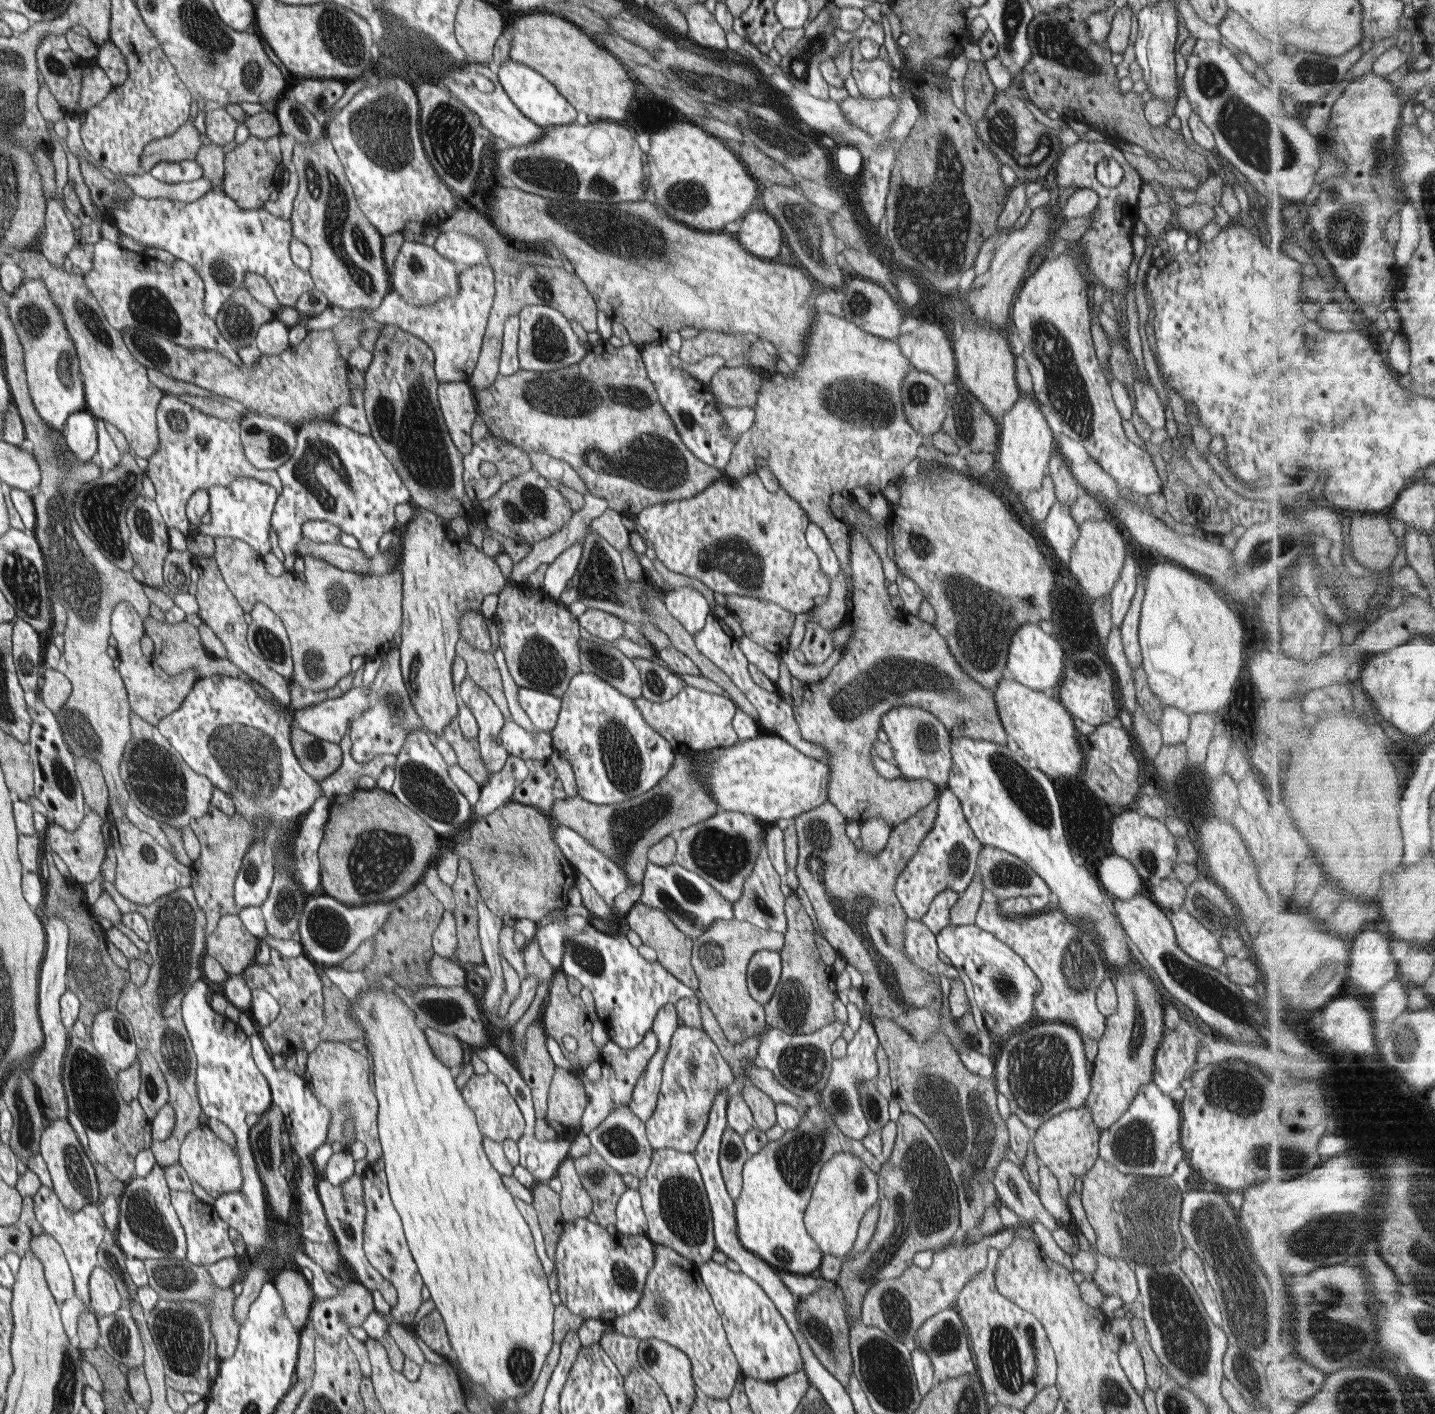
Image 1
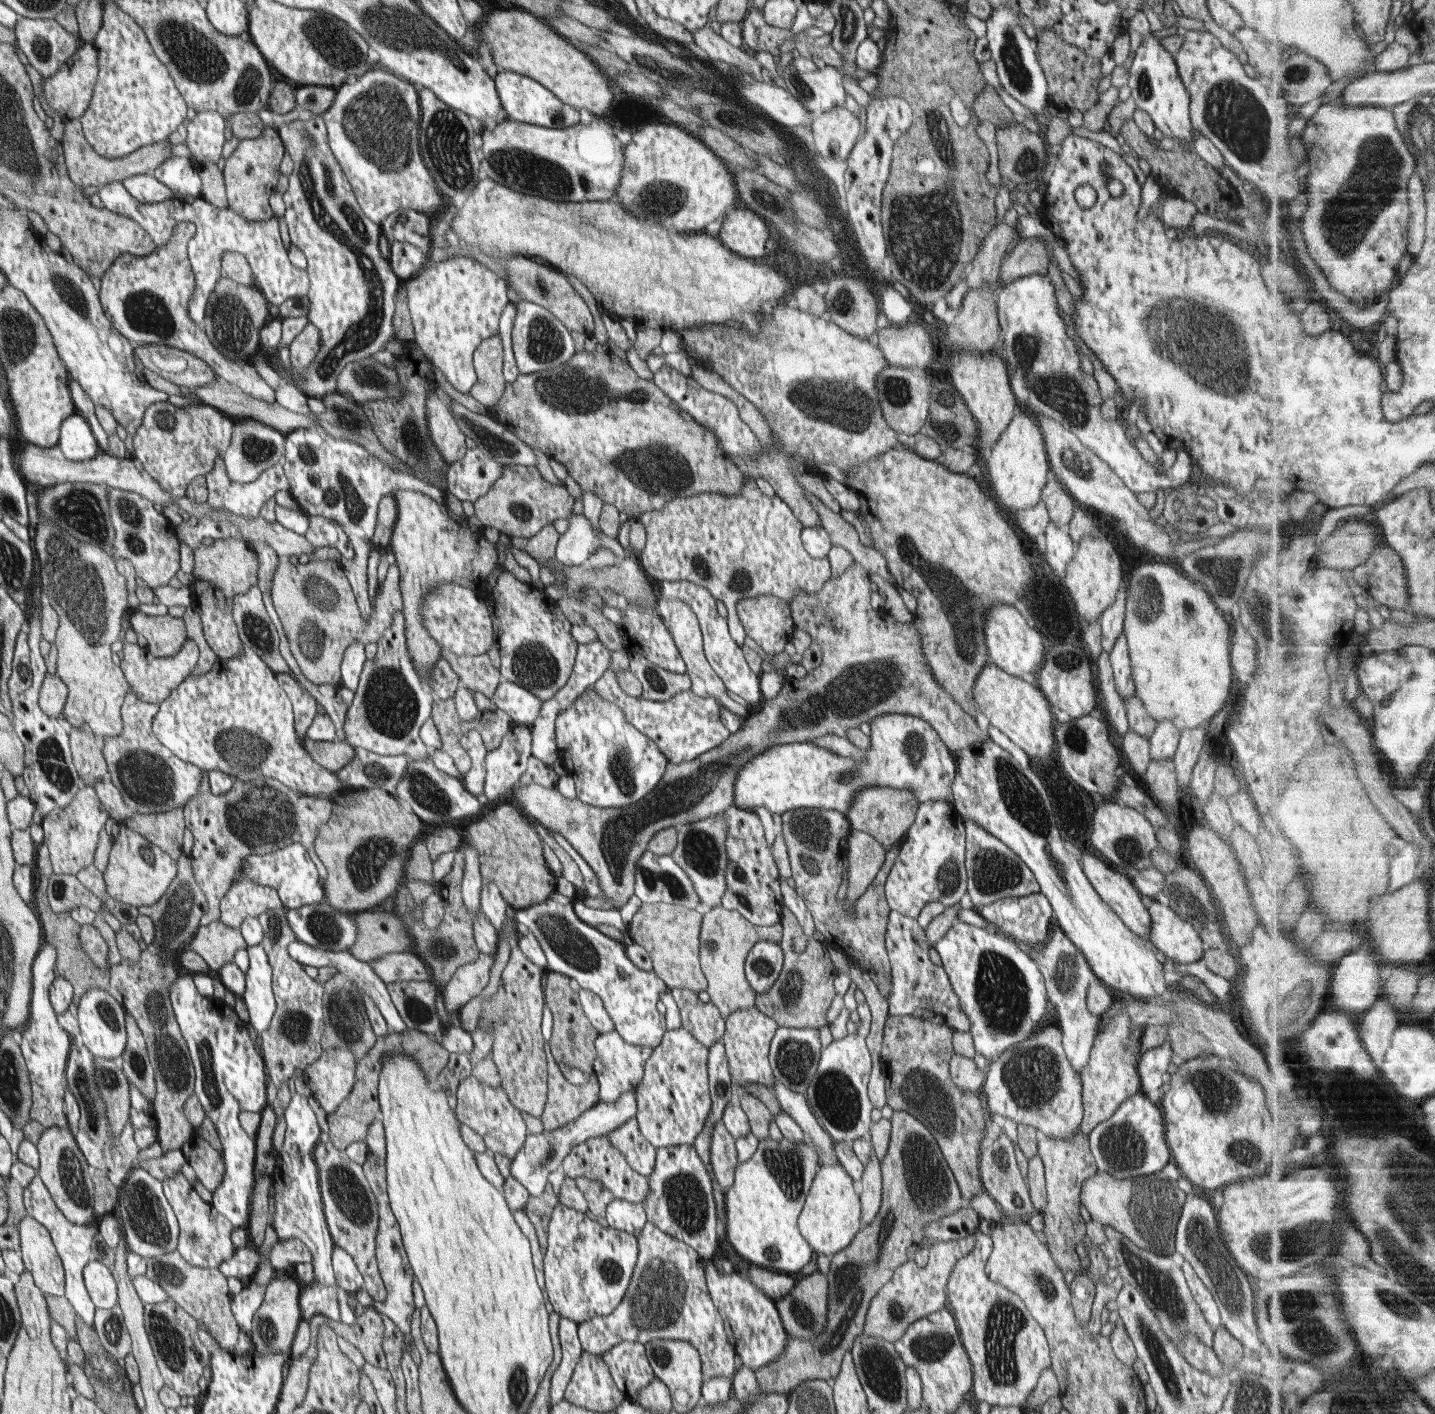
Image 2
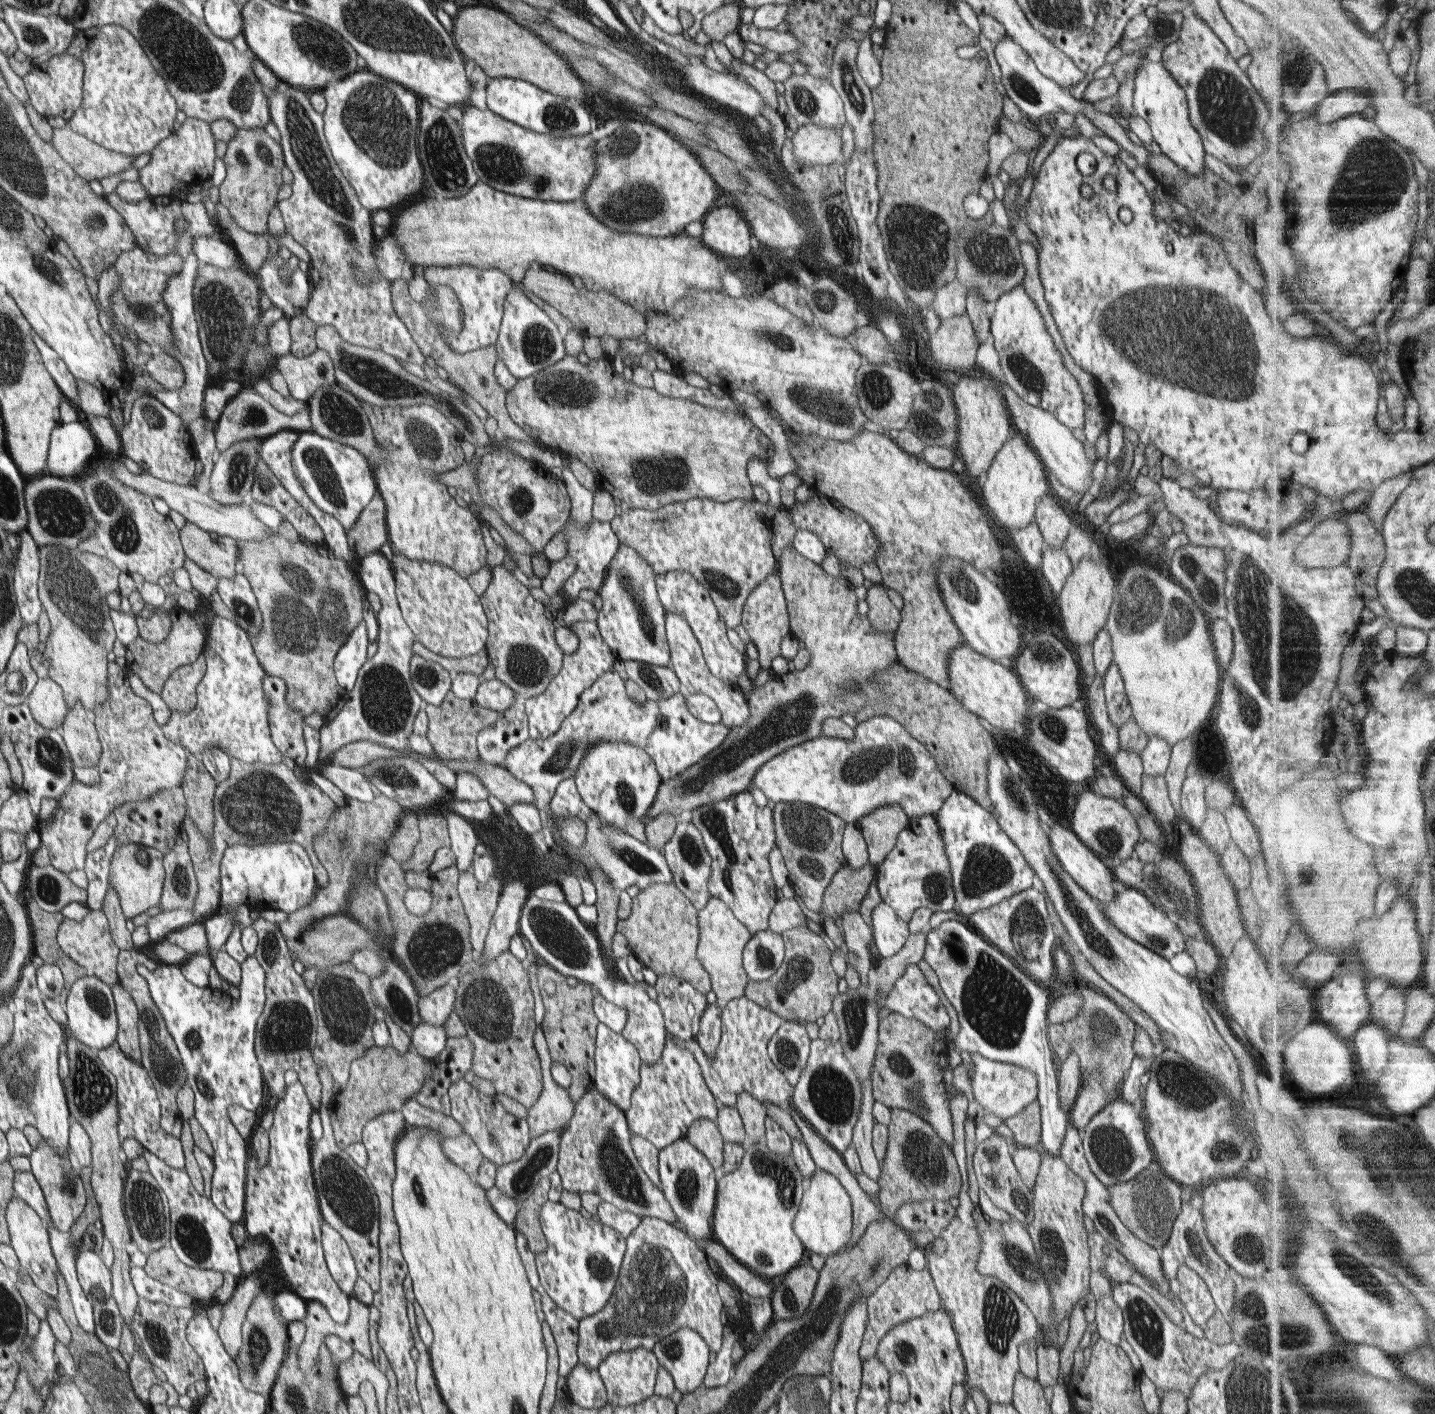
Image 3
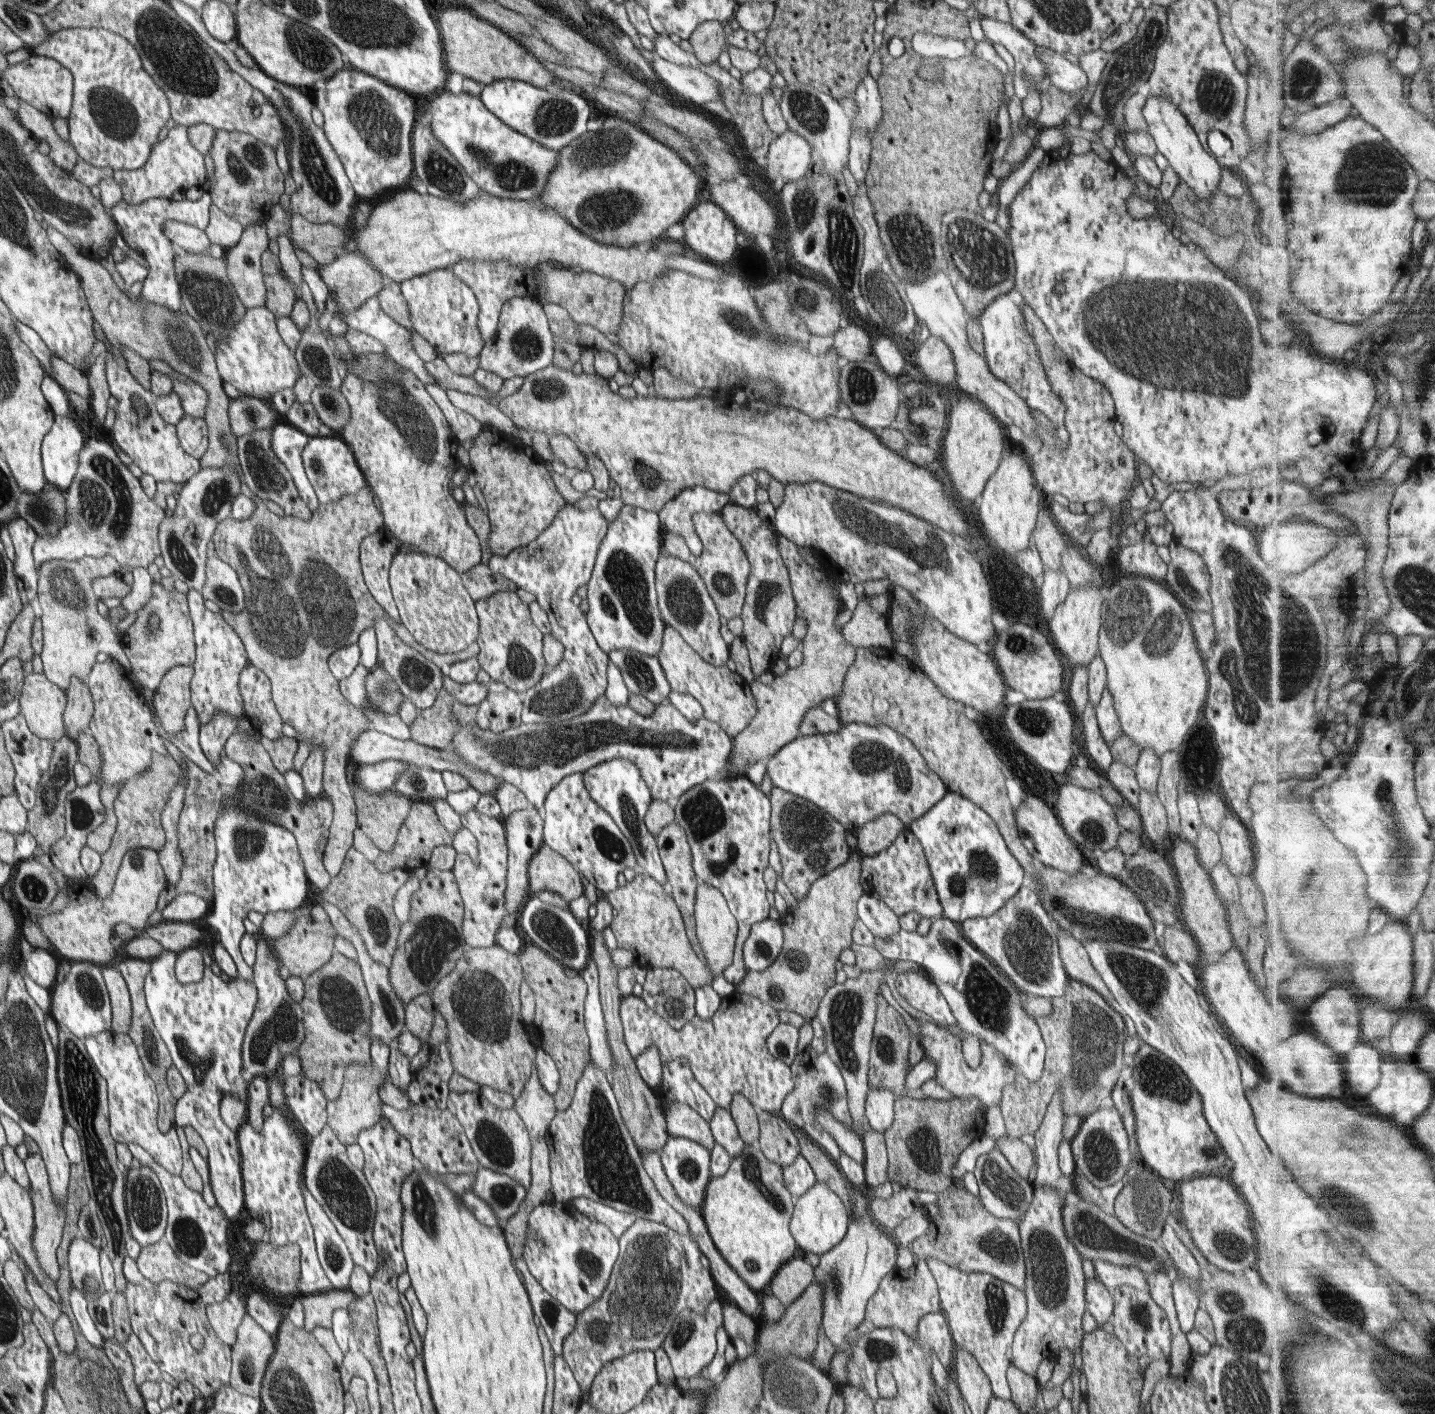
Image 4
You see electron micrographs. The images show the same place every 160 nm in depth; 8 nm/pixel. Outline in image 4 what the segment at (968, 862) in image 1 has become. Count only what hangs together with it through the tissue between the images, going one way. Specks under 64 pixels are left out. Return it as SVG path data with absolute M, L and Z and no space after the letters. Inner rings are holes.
M910 829L902 831L888 848L874 856L865 856L859 851L853 853L861 856L861 885L865 894L885 902L896 916L900 918L904 914L916 912L921 918L933 919L934 916L942 915L940 897L924 847Z

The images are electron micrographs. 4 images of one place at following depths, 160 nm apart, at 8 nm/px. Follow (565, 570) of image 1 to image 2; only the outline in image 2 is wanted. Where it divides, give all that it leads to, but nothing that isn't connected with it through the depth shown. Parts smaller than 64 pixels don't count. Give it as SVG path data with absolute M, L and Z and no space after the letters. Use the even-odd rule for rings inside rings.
M570 515L570 518L568 530L561 535L556 545L555 558L562 564L578 566L587 562L590 554L602 547L612 550L621 560L630 557L617 538L610 538L601 530L595 530L587 516Z

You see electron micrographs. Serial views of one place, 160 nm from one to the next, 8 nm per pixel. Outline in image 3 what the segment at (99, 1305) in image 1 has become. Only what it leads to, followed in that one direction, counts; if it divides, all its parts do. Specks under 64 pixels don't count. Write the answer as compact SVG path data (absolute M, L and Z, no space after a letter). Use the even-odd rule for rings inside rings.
M81 1252L76 1257L77 1277L91 1302L106 1302L113 1296L111 1273L96 1252Z

